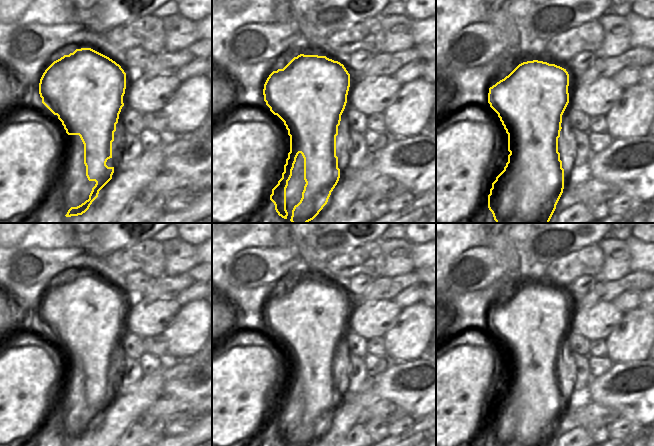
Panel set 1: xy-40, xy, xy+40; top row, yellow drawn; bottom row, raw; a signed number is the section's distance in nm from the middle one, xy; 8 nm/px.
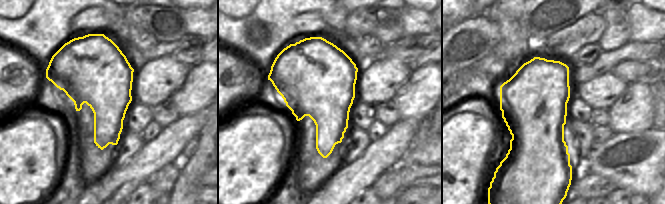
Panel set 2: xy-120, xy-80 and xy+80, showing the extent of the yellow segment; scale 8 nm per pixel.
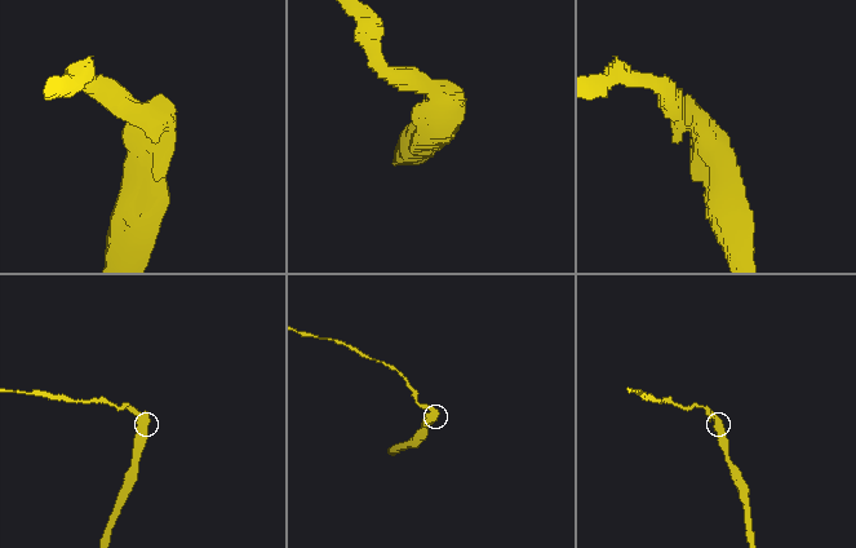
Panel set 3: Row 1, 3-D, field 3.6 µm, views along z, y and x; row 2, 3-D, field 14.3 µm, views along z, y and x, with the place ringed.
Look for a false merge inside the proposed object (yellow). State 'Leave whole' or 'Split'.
Split

